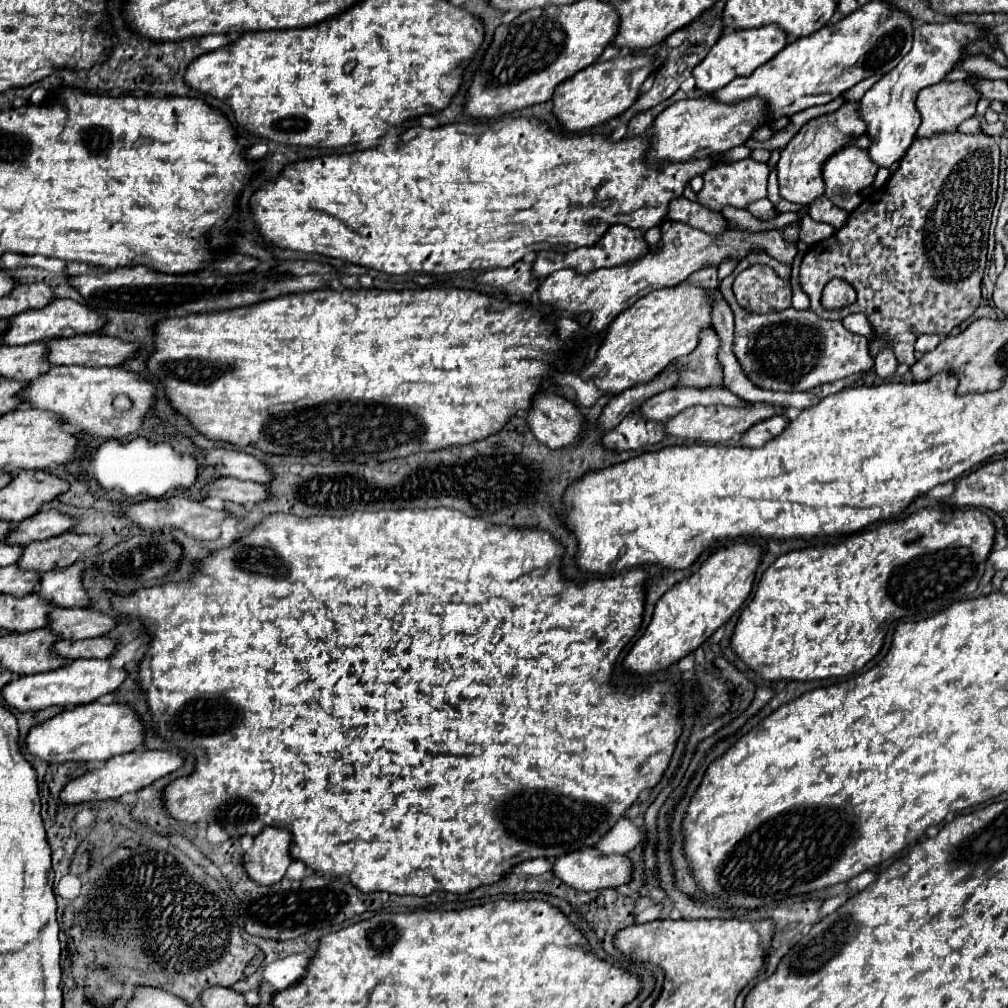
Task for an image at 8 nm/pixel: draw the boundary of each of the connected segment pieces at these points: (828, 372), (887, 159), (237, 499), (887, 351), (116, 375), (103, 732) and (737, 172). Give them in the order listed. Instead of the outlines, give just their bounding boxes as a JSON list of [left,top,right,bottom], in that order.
[[720,253,874,391],[860,21,998,167],[206,477,270,505],[876,345,898,377],[22,365,156,439],[28,703,144,763],[698,159,768,211]]

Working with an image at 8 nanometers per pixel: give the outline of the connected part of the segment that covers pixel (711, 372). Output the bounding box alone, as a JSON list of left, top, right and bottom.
[678,329,722,387]

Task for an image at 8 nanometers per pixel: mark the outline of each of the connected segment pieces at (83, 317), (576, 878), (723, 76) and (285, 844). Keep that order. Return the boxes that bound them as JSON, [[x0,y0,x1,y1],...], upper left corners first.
[[4,299,106,345],[554,847,632,891],[692,25,788,93],[244,827,290,885]]

